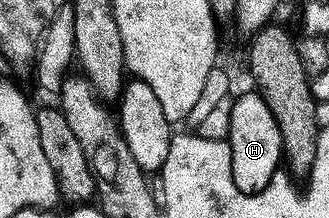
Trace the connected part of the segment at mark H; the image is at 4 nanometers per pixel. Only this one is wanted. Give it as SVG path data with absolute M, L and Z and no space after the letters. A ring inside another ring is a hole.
M249 90L234 104L230 112L229 171L232 173L236 186L246 196L263 192L279 175L284 164L282 136L280 126L268 110L268 102L259 96L257 91Z

